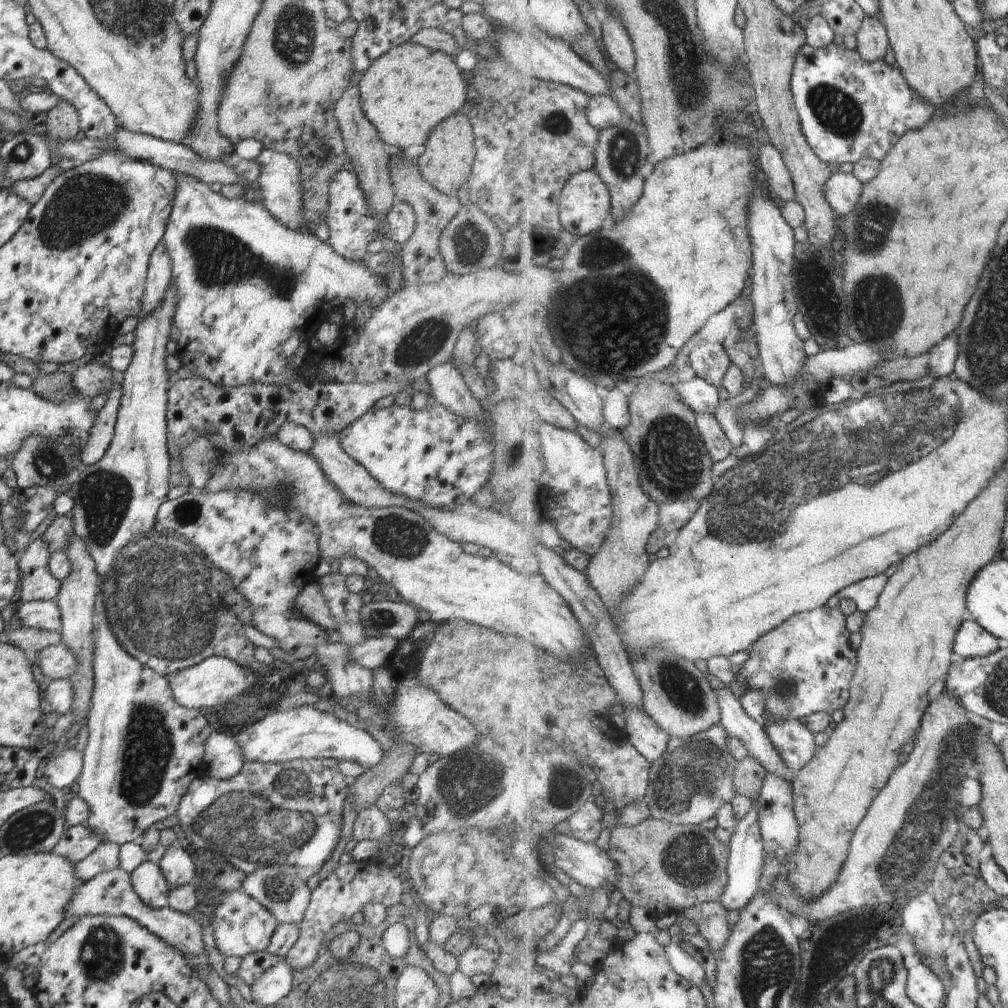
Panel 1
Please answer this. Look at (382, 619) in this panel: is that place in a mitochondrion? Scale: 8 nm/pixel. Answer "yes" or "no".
yes

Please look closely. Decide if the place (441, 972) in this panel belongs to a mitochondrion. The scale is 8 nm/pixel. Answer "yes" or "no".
no

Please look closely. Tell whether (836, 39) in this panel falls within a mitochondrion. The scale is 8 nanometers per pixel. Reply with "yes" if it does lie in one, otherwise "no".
no

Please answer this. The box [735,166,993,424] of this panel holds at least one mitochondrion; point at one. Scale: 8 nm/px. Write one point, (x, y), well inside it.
(874, 309)

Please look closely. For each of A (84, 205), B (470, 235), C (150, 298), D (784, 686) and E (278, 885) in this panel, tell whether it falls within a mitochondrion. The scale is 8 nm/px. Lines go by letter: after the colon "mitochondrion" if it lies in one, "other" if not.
A: mitochondrion
B: mitochondrion
C: other
D: mitochondrion
E: mitochondrion

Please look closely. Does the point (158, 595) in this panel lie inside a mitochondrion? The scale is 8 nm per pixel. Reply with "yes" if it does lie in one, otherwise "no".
yes

